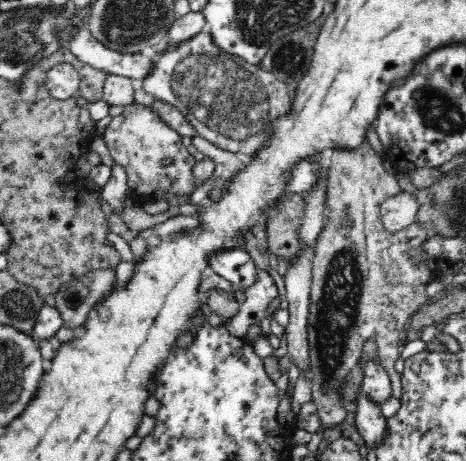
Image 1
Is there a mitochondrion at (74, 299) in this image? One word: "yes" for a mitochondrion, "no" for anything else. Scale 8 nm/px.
no

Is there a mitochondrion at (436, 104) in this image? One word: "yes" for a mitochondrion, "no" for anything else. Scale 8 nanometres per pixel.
yes

